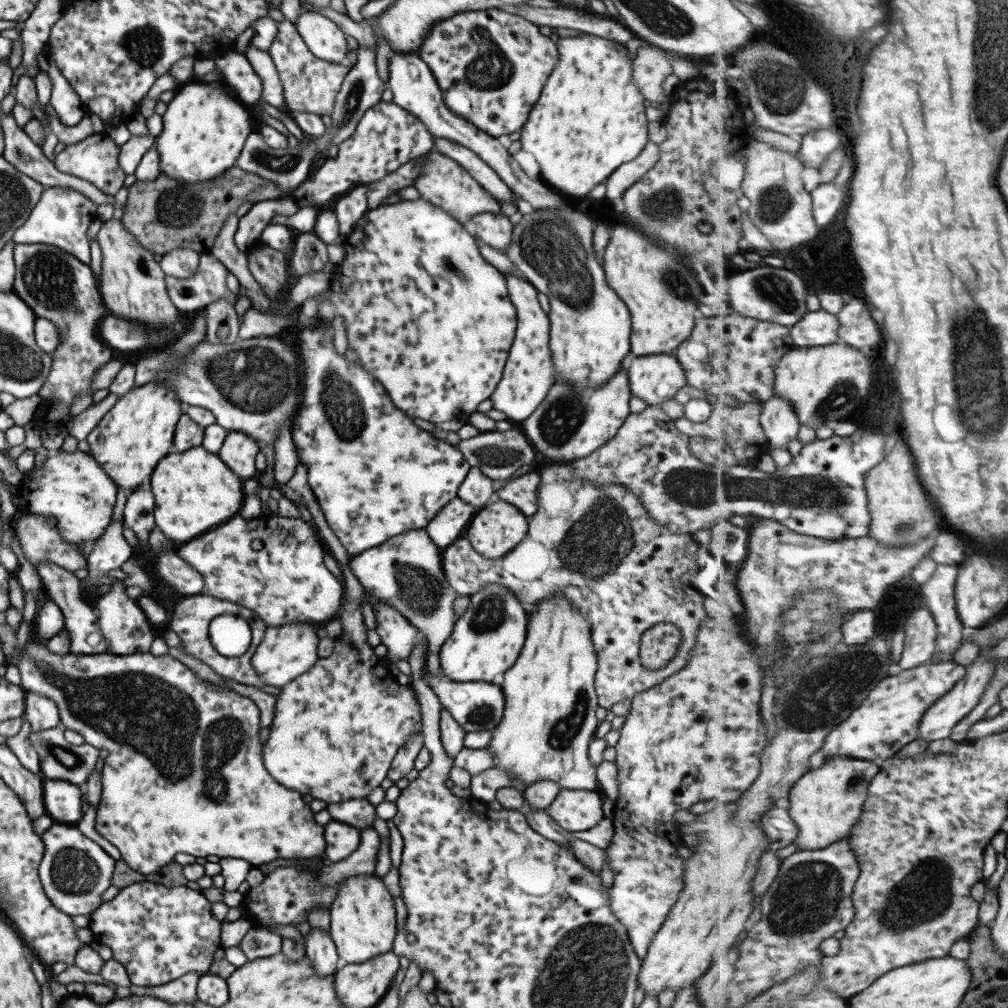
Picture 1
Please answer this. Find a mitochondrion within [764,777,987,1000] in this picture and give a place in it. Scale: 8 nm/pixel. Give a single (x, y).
(810, 894)

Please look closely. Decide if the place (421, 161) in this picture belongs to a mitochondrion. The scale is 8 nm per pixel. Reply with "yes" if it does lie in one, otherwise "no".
no

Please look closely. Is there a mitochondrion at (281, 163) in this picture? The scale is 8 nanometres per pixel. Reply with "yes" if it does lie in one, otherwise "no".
yes

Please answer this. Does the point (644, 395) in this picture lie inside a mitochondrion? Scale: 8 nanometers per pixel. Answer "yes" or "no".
no

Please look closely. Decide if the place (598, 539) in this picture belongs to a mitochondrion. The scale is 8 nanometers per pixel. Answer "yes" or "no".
yes

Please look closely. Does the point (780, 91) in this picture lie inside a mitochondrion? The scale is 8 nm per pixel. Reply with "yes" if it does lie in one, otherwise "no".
yes

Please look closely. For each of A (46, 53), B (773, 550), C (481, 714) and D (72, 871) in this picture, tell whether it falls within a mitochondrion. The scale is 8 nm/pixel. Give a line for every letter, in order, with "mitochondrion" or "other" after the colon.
A: other
B: other
C: mitochondrion
D: mitochondrion

